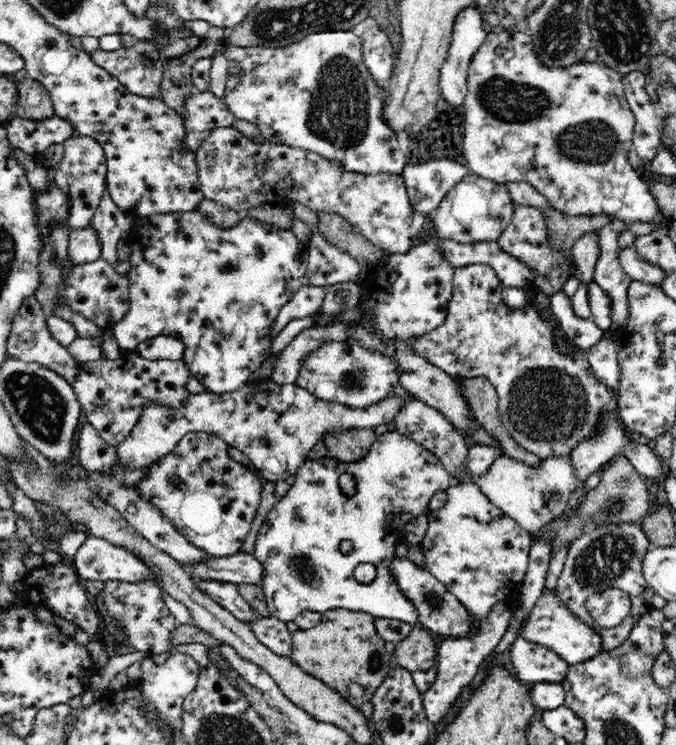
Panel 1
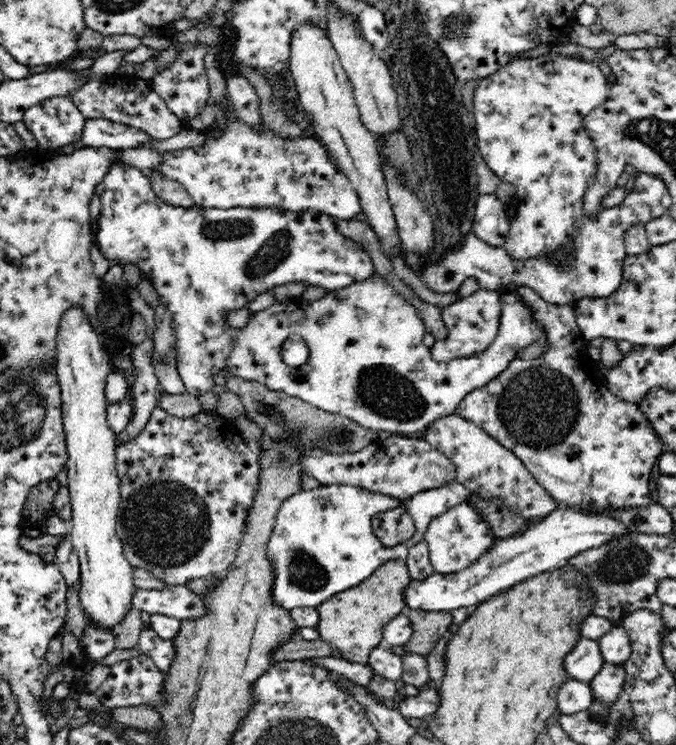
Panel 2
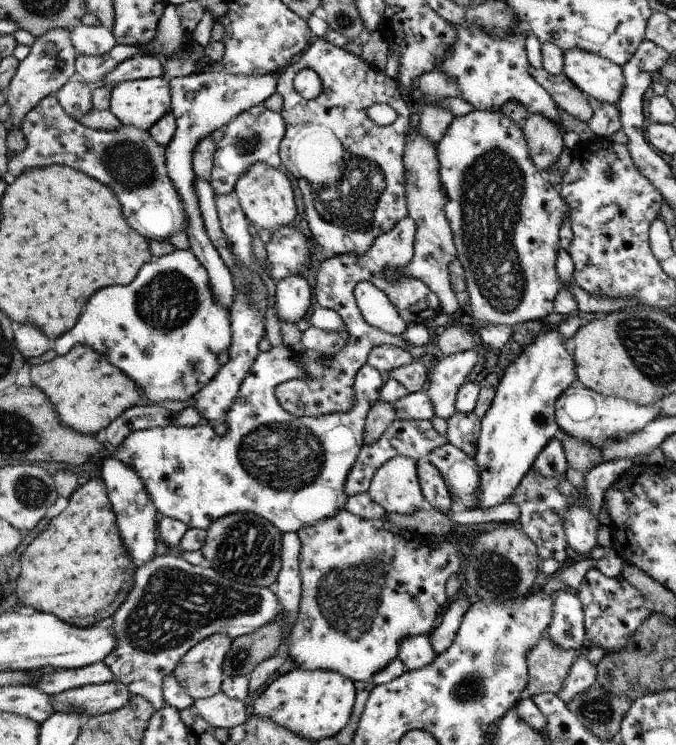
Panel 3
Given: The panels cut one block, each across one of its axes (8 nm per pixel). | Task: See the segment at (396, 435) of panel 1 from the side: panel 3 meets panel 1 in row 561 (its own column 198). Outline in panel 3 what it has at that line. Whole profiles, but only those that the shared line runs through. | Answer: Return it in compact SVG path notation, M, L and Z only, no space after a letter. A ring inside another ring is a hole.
M175 248L170 254L144 264L134 282L96 291L88 299L71 330L55 339L55 352L58 356L64 356L77 344L90 346L94 352L106 356L112 366L130 376L148 398L150 405L158 405L164 400L186 402L198 395L222 370L218 356L222 352L229 352L231 343L231 312L216 300L207 268L200 264L191 249Z

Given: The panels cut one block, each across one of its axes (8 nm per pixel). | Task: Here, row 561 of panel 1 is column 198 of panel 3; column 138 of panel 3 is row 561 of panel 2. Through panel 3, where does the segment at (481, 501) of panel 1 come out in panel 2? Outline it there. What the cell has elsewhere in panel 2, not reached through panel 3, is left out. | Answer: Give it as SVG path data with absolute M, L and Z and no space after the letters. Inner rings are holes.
M461 502L450 510L433 518L428 525L424 541L429 548L429 559L438 574L464 570L470 563L485 554L493 546L496 536L491 532L489 524L478 515L478 510L470 502Z

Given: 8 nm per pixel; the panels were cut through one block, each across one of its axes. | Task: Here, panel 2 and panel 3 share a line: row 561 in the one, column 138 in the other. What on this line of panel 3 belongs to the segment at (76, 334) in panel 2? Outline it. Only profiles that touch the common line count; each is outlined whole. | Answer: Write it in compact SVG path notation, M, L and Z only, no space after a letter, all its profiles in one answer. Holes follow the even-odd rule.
M162 76L120 82L110 89L109 109L122 125L146 132L171 111L171 85Z

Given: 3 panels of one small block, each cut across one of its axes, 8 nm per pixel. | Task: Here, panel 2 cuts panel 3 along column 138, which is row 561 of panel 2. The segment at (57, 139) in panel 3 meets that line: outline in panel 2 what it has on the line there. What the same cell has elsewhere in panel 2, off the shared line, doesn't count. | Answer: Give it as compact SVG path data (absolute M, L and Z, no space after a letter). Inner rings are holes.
M157 407L151 412L143 431L126 442L119 444L116 453L117 484L120 489L120 504L117 510L116 532L122 542L126 559L133 567L142 568L152 573L157 580L164 581L168 585L186 585L188 580L194 578L220 576L229 564L236 558L236 548L241 542L241 530L245 520L245 510L249 507L253 492L257 486L257 472L260 463L257 461L255 449L249 447L247 442L234 430L232 420L226 419L220 411L202 411L188 418L178 418Z

